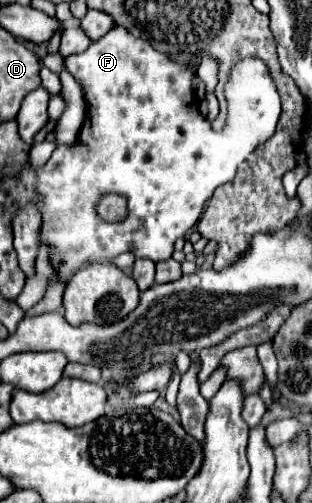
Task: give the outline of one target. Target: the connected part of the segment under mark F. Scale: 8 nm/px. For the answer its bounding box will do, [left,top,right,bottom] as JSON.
[38,27,282,283]

